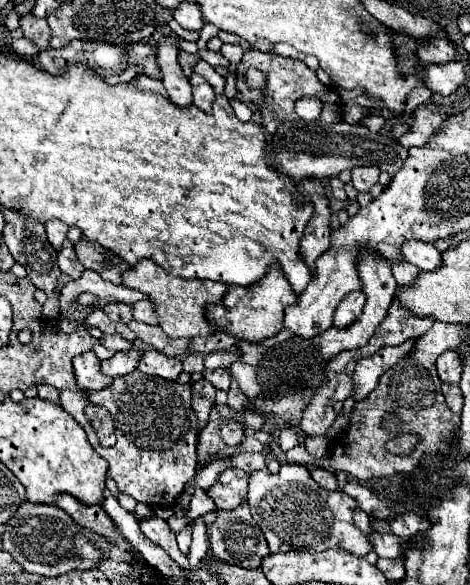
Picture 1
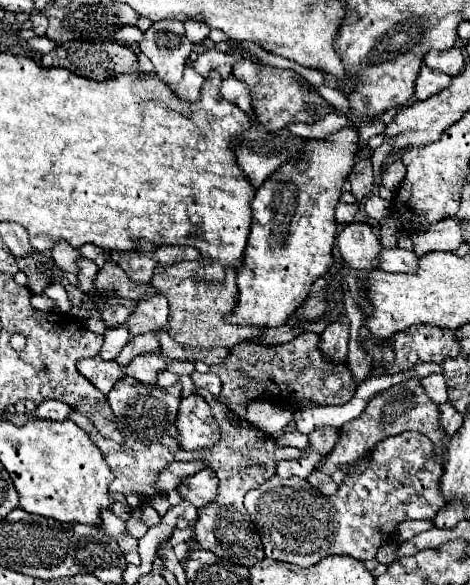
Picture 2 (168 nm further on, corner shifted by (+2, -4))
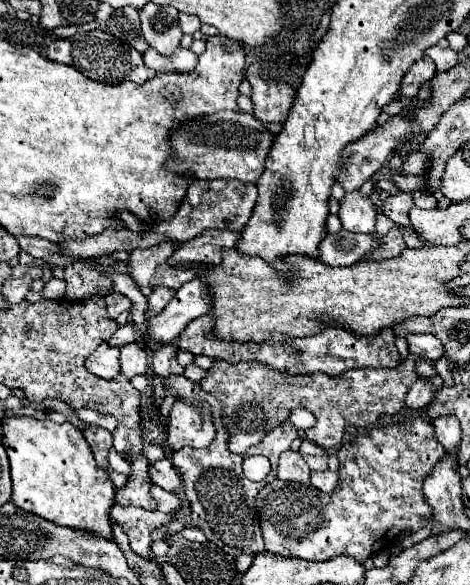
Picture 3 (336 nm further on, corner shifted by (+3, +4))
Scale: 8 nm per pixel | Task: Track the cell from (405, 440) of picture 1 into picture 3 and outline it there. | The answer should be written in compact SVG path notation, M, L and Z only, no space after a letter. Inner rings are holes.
M427 418L379 424L355 434L339 448L339 484L331 494L317 492L311 484L269 482L257 496L257 510L265 550L285 558L323 562L347 554L365 562L385 550L401 532L423 528L431 520L429 504L421 496L423 480L433 472L445 450L435 440Z

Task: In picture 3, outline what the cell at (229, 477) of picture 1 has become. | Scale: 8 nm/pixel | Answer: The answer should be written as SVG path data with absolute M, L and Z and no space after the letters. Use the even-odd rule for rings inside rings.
M167 458L157 460L153 466L149 466L149 478L163 490L169 490L169 492L181 490L181 476Z

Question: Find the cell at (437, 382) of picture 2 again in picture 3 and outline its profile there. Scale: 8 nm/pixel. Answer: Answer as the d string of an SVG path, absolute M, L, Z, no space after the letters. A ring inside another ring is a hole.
M417 380L417 384L413 384L409 394L405 396L405 408L409 410L425 408L433 400L433 396L435 396L433 384L429 384L427 380Z

